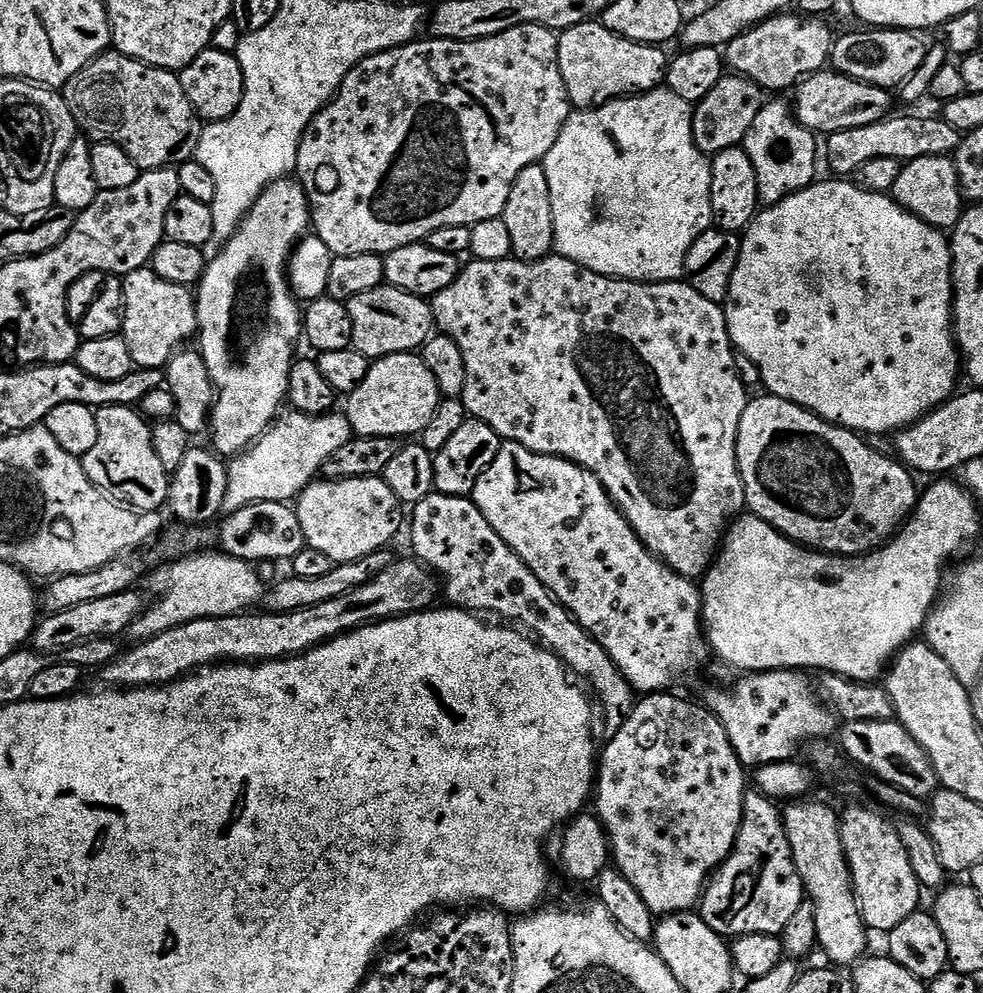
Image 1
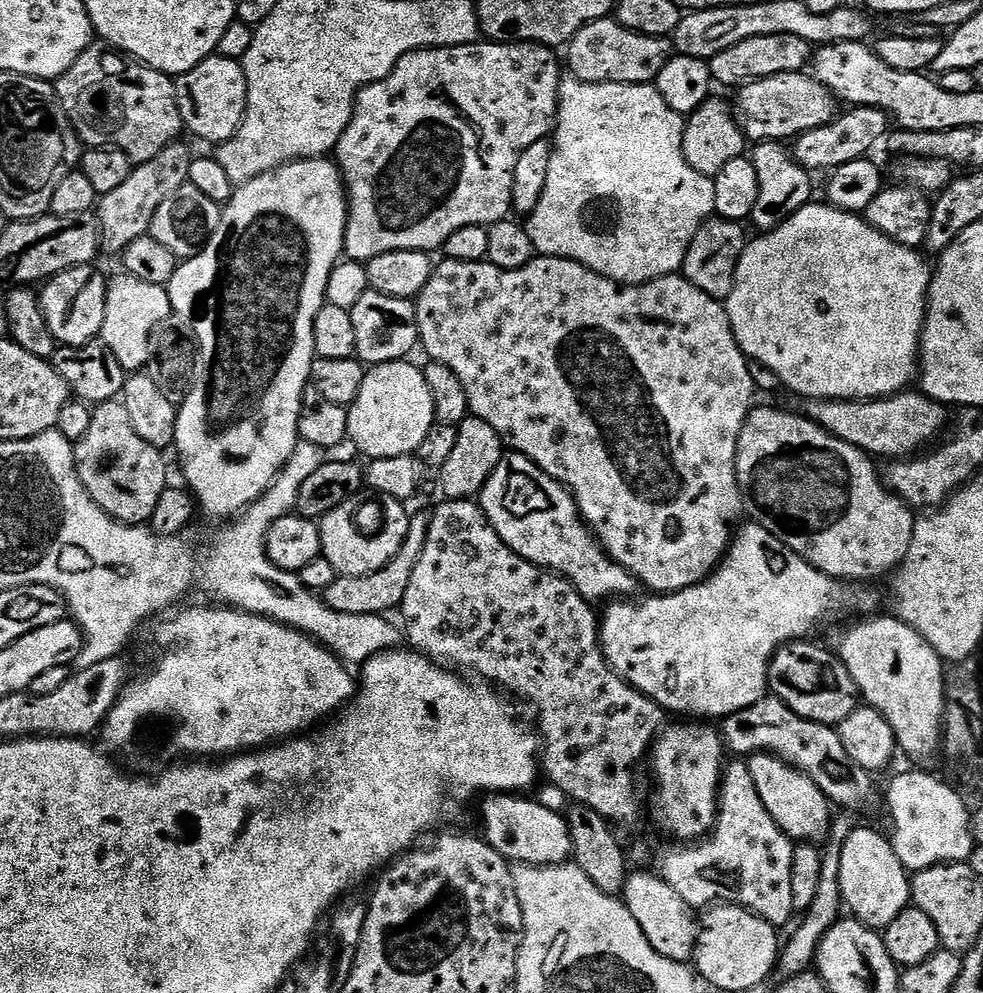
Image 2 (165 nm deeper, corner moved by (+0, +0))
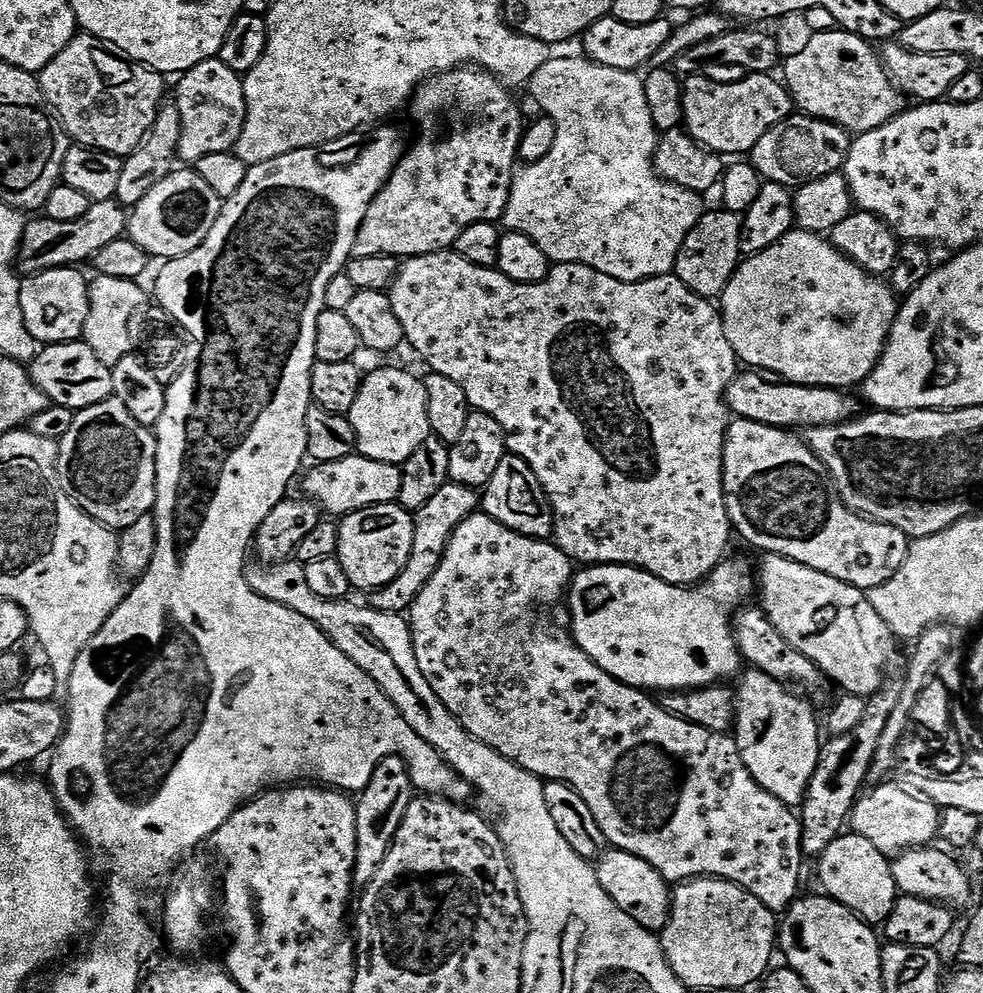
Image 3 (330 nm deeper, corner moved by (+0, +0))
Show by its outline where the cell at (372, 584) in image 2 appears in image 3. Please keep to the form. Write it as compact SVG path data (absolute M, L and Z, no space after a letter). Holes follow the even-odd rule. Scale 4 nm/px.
M446 483L426 506L422 506L414 514L416 529L414 530L414 546L410 550L410 558L406 566L402 566L402 574L394 578L386 586L375 589L371 593L371 607L377 608L379 612L395 612L397 614L407 613L408 608L422 594L422 586L430 582L434 570L438 570L438 562L442 562L442 554L446 554L446 546L454 534L454 530L468 516L473 516L481 507L482 500L477 489L461 484Z

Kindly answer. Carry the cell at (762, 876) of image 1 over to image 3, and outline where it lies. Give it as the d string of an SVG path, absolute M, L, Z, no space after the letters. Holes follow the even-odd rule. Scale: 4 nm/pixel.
M477 510L473 516L468 516L454 530L454 534L450 538L450 542L446 546L446 554L442 554L442 562L438 562L438 570L434 570L434 574L430 578L430 582L426 582L426 586L422 586L422 594L418 594L418 598L414 598L414 602L409 606L406 613L408 621L408 629L412 632L412 641L414 642L414 658L418 658L418 666L422 669L422 675L425 676L426 682L430 682L430 690L434 690L434 694L438 694L438 698L442 702L442 706L446 706L446 710L450 710L450 714L454 714L454 718L458 718L461 726L470 734L474 734L474 738L478 738L482 742L486 742L486 746L490 746L494 750L498 750L498 754L502 754L510 762L514 762L520 768L525 768L528 772L533 772L535 776L541 780L560 781L568 784L578 794L582 796L583 801L590 806L591 813L598 820L598 825L602 828L607 843L613 849L629 852L638 858L642 858L646 862L650 862L650 866L654 866L654 870L658 870L658 874L663 876L669 882L683 882L686 880L699 880L701 878L719 878L728 880L732 884L738 885L740 888L745 888L750 894L754 894L754 898L758 898L758 902L762 902L771 912L783 914L796 901L802 892L802 873L805 871L804 863L806 857L802 850L802 830L800 829L800 817L793 809L788 808L782 802L778 802L778 798L774 798L774 794L770 794L770 790L762 790L762 786L758 786L758 782L750 774L750 770L746 770L746 762L742 762L742 754L736 745L735 735L727 732L711 732L702 726L694 726L690 722L686 722L680 716L671 716L655 699L651 700L647 691L631 688L628 684L623 684L621 680L615 680L610 674L606 674L606 670L602 670L593 660L584 653L575 640L567 631L564 632L560 628L555 628L548 620L536 620L536 612L531 608L531 604L556 604L565 599L566 589L572 583L574 575L574 561L559 548L551 539L535 540L533 536L523 536L514 530L510 530L506 526L502 526L502 522L498 522L494 518L490 518L488 513L483 510Z

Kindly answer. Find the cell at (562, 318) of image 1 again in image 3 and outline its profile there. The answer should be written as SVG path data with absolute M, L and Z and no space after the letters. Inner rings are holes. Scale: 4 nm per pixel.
M454 250L407 257L388 292L402 322L405 341L429 364L432 372L451 378L462 386L473 410L485 412L506 433L506 448L522 458L534 470L552 507L554 543L580 566L625 564L662 578L667 584L696 586L708 579L725 559L728 539L733 539L732 519L724 501L724 439L728 433L730 413L724 403L724 391L738 375L738 361L730 338L726 338L724 317L709 297L694 294L674 274L655 276L631 284L595 272L585 264L553 263L548 277L537 284L519 284L496 268L483 268L466 262Z

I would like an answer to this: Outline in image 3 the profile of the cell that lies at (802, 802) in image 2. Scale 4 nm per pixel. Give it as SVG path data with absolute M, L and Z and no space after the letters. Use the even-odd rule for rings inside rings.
M746 672L739 677L740 685L734 688L734 735L742 762L746 762L746 770L750 770L762 790L770 790L788 808L799 809L810 778L814 778L822 745L822 724L816 721L817 709L789 685L770 678L770 674Z

